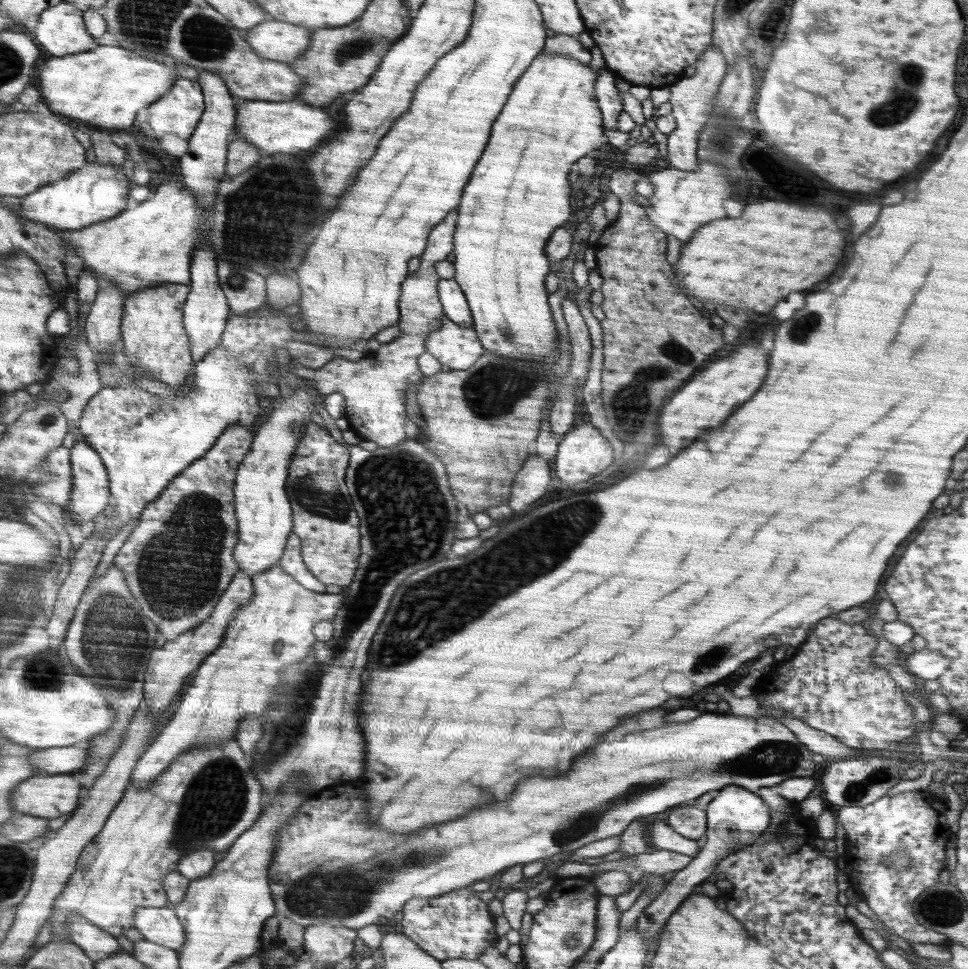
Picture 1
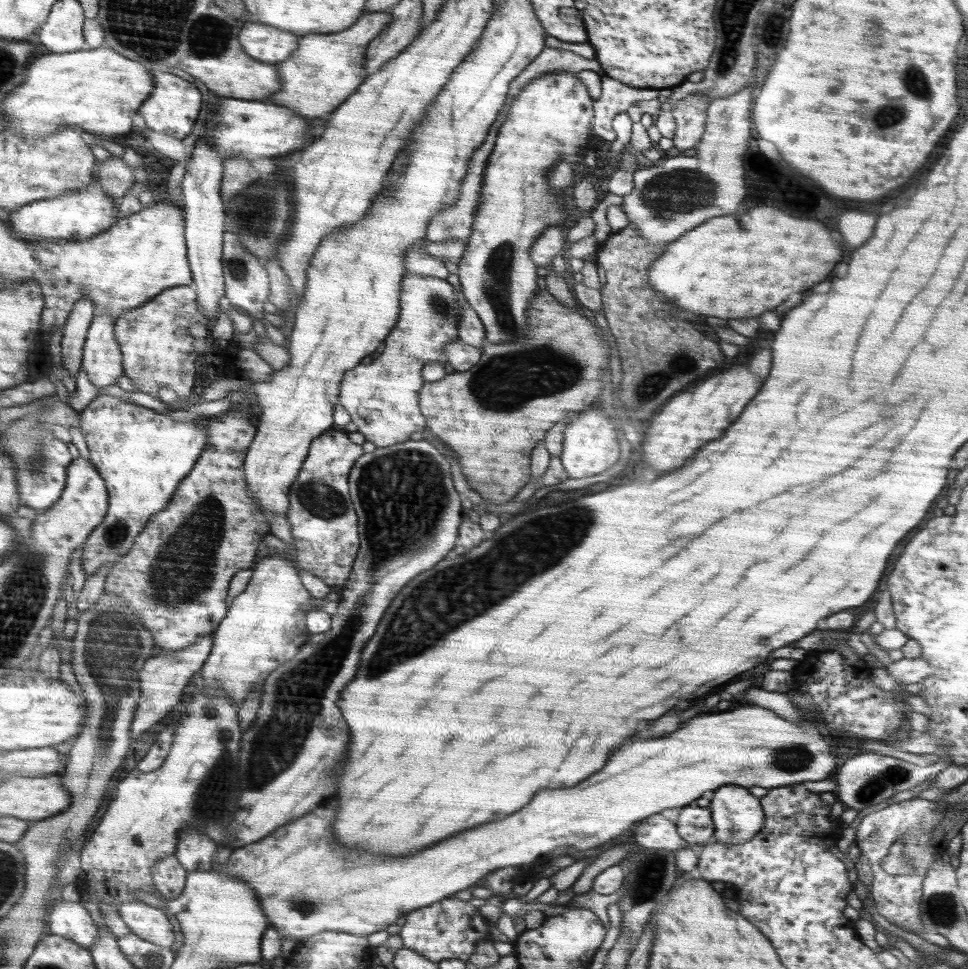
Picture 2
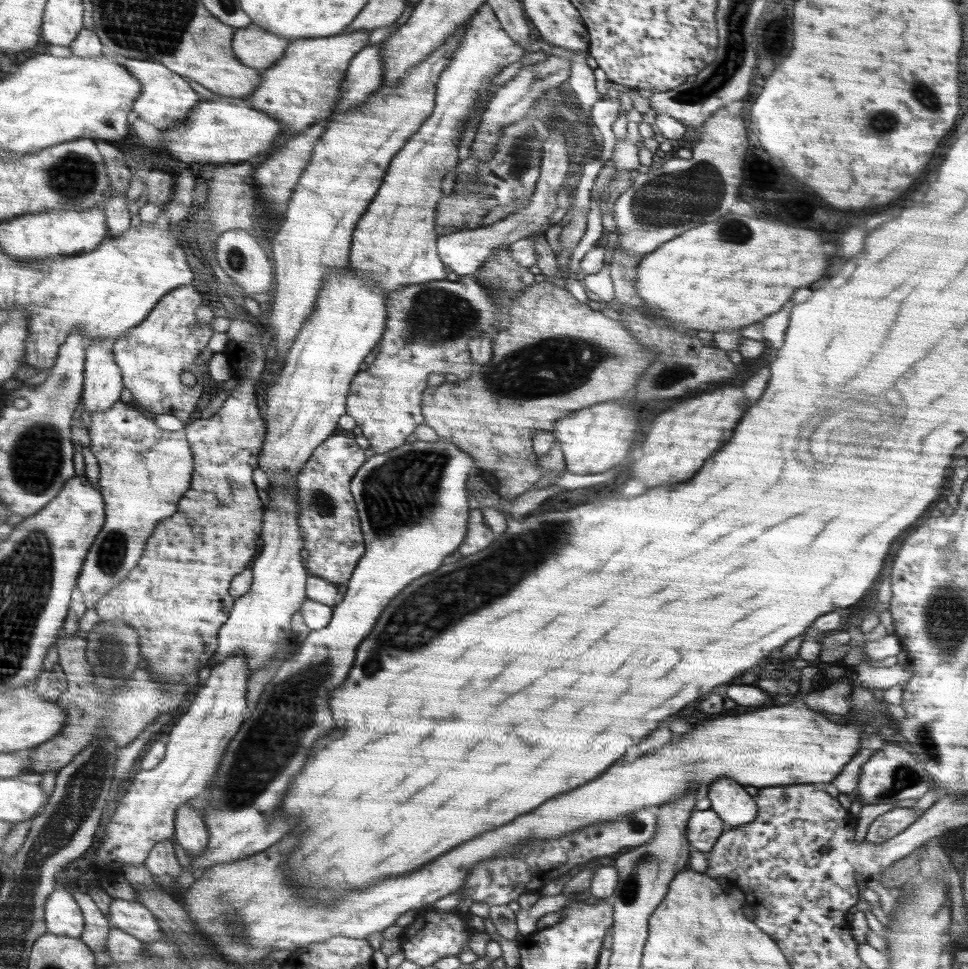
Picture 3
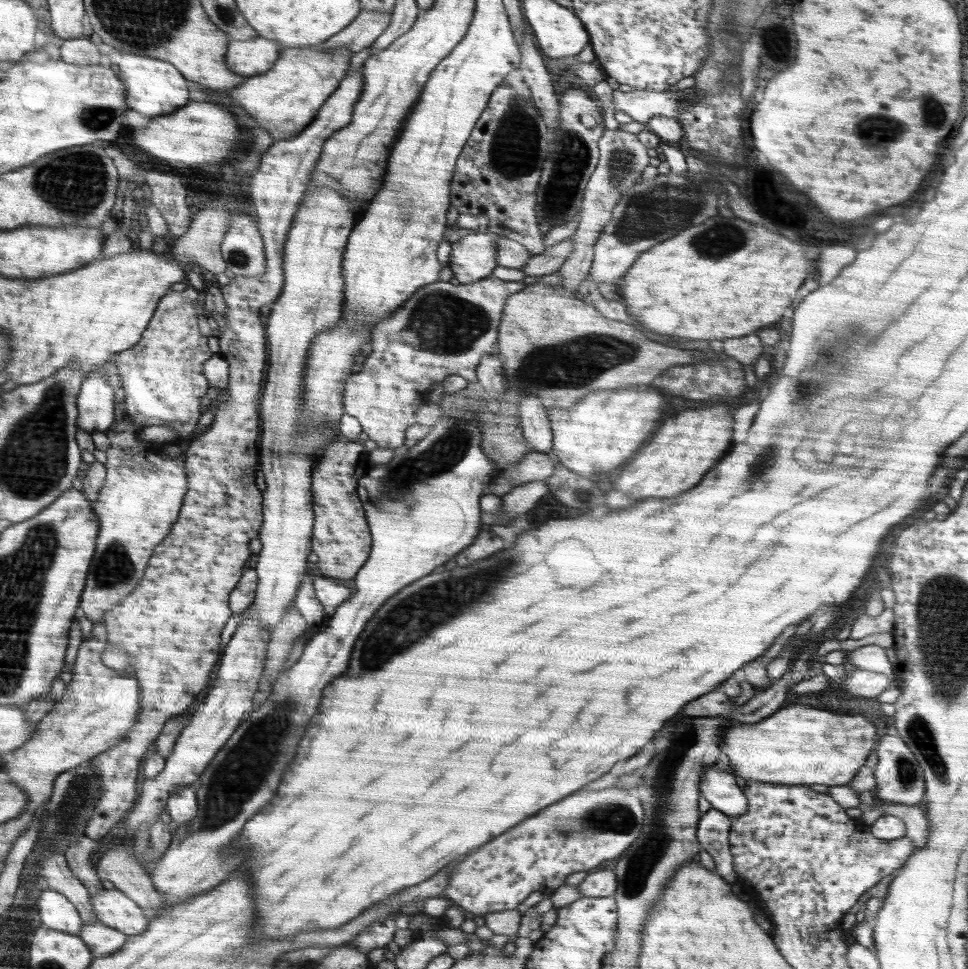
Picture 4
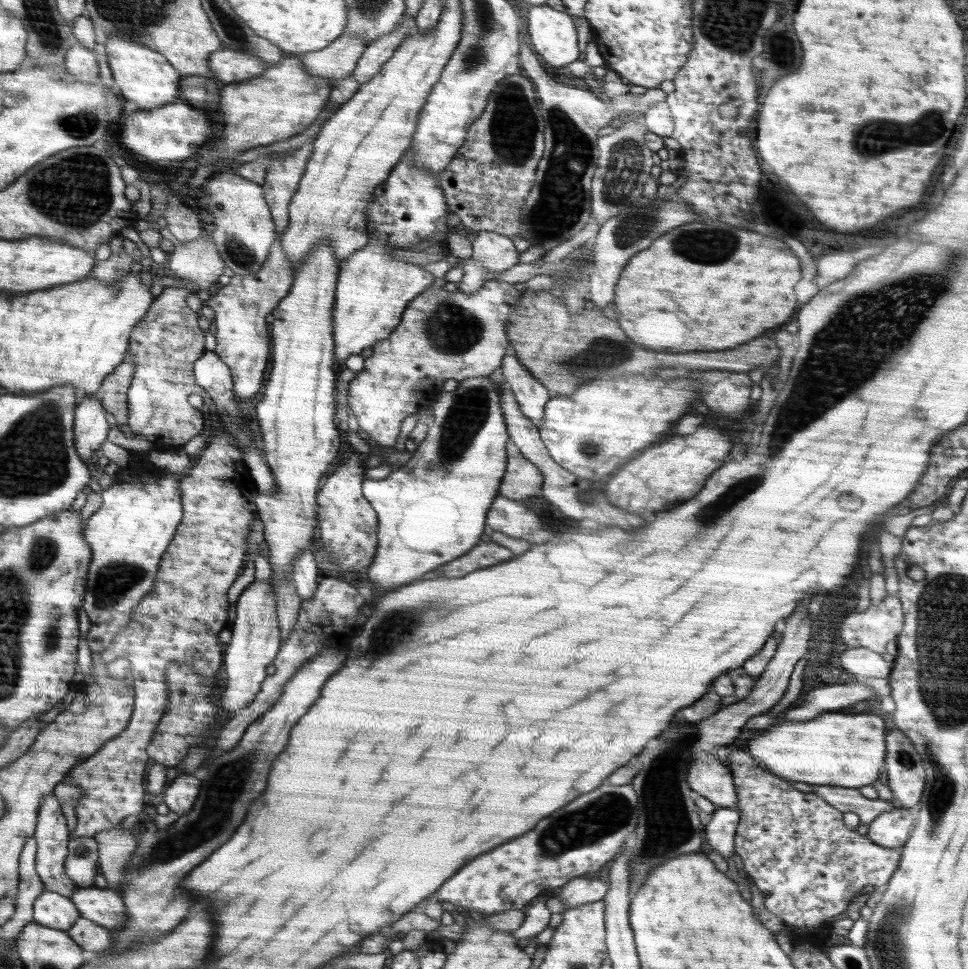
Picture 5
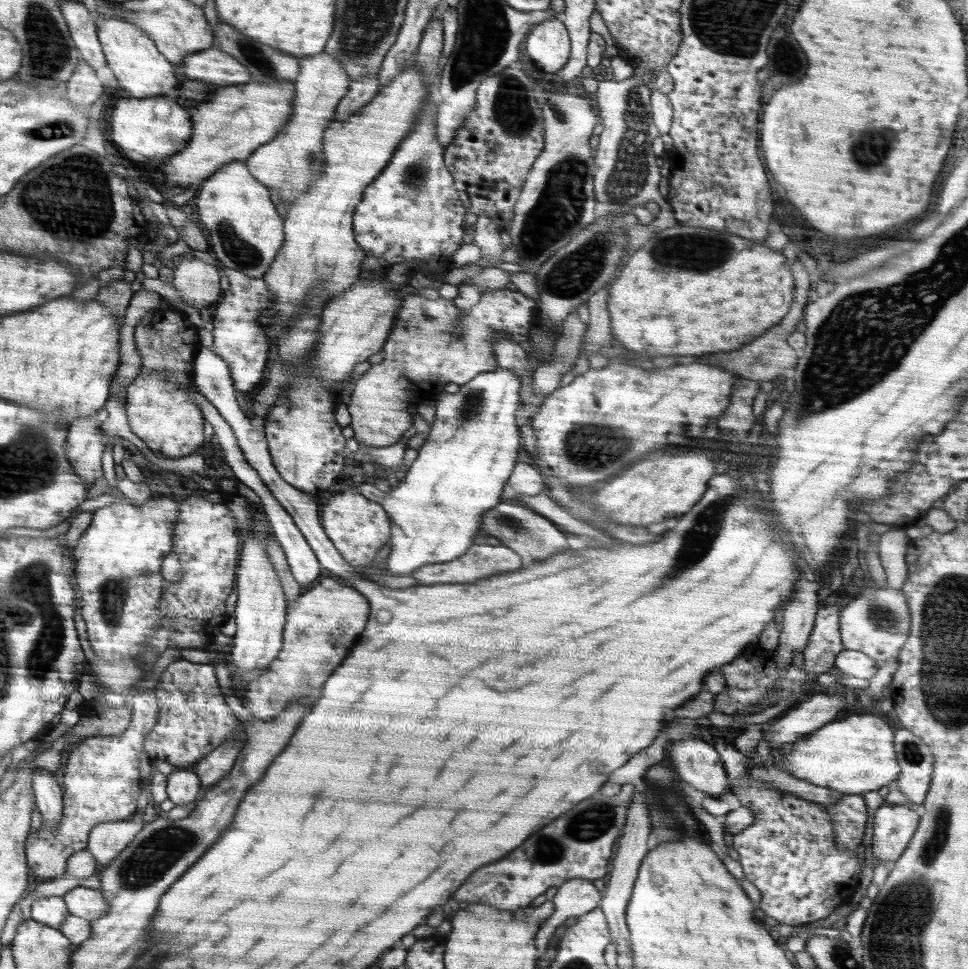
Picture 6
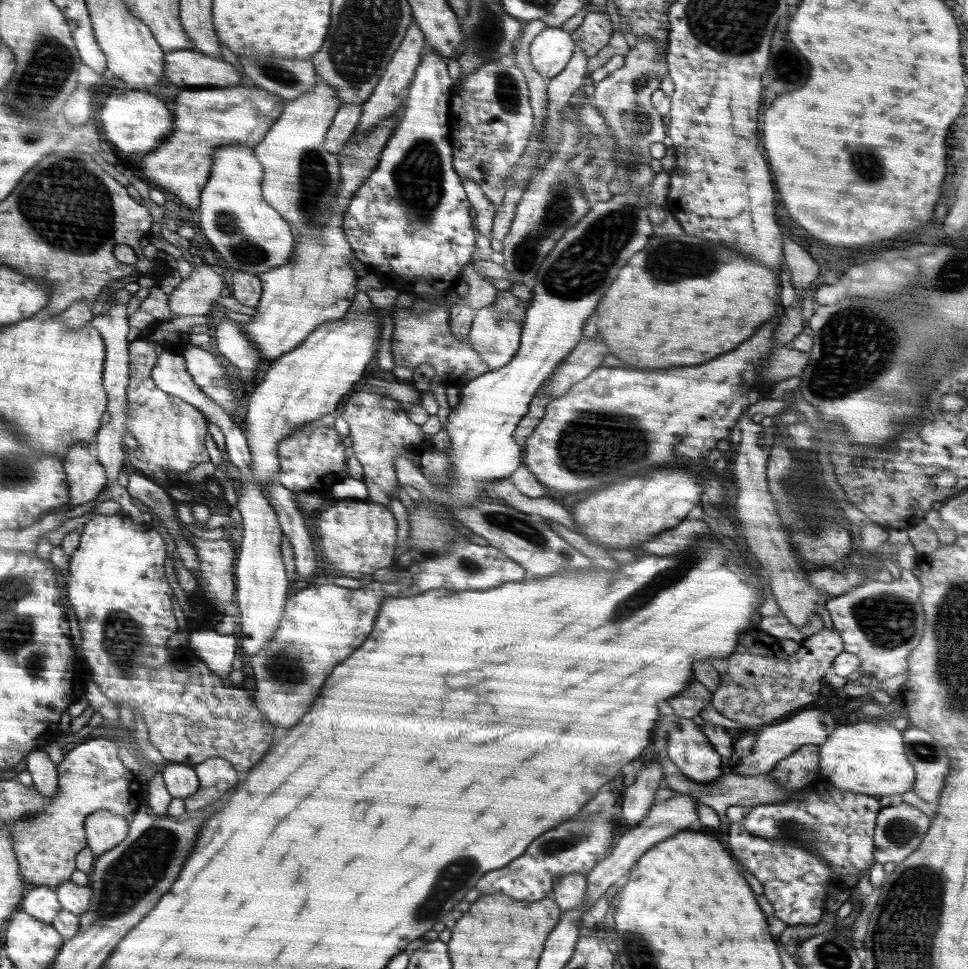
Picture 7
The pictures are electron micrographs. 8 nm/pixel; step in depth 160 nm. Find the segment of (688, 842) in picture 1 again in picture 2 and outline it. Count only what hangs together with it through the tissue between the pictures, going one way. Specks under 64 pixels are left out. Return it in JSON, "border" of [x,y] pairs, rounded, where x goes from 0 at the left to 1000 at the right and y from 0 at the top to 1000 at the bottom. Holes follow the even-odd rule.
{"border":[[[676,840],[665,847],[659,847],[652,853],[653,867],[660,875],[688,876],[699,878],[711,873],[706,864],[700,860],[700,853],[686,840]]]}

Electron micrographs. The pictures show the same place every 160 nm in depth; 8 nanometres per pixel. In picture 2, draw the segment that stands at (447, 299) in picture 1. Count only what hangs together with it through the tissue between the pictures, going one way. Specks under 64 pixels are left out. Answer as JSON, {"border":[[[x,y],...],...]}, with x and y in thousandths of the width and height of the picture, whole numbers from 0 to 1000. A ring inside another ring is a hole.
{"border":[[[467,283],[462,287],[463,291],[473,299],[473,308],[476,316],[475,332],[474,332],[474,351],[491,357],[499,359],[501,355],[501,343],[493,322],[482,313],[478,302],[476,301],[476,293],[473,283]]]}

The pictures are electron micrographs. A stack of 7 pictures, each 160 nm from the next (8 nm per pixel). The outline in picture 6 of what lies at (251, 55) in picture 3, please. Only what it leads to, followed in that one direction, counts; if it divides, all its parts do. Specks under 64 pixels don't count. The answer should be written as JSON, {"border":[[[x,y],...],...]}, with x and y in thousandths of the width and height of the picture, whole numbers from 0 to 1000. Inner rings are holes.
{"border":[[[225,50],[194,56],[194,60],[183,70],[183,74],[192,82],[213,83],[225,89],[258,85],[256,72],[244,60],[236,58]]]}

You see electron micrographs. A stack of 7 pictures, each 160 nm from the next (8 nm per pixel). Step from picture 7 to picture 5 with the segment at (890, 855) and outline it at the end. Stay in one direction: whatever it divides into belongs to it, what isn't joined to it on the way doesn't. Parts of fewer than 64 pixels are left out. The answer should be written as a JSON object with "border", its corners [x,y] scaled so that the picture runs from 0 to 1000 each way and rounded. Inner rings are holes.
{"border":[[[927,832],[921,838],[913,838],[899,850],[897,865],[909,873],[932,874],[944,859],[946,844],[944,837]]]}

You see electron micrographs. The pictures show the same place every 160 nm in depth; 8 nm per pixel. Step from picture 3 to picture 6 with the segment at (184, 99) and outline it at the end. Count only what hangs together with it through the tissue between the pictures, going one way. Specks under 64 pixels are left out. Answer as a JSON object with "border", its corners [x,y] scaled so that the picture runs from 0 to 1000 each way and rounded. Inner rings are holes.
{"border":[[[100,15],[99,25],[107,56],[111,56],[112,69],[118,74],[124,89],[138,101],[163,99],[182,89],[180,68],[168,58],[153,34],[128,20],[108,20]]]}

